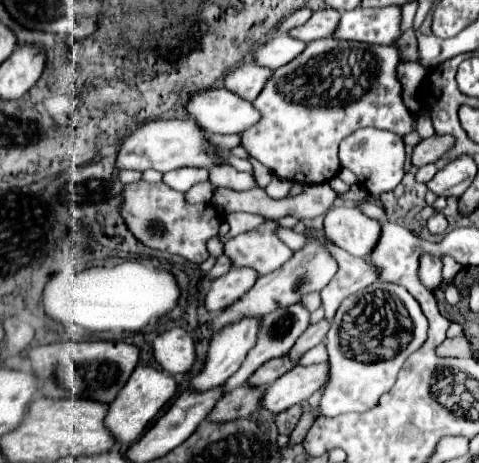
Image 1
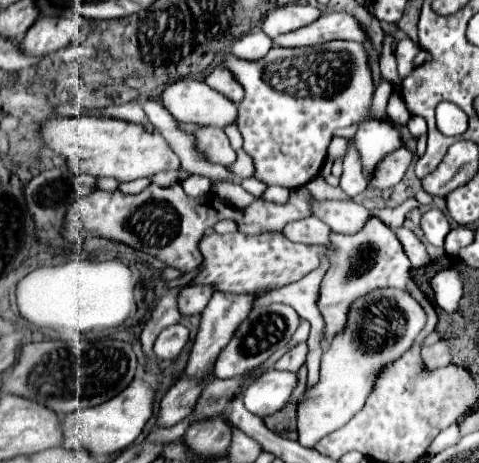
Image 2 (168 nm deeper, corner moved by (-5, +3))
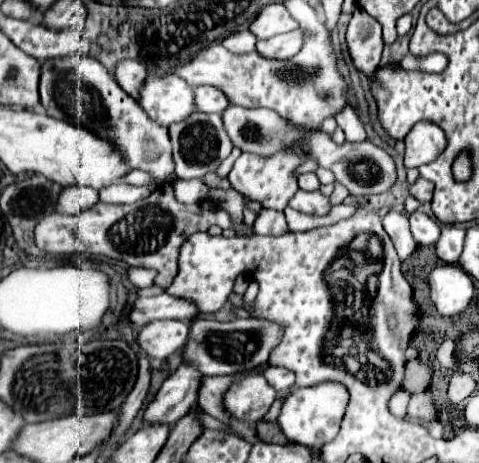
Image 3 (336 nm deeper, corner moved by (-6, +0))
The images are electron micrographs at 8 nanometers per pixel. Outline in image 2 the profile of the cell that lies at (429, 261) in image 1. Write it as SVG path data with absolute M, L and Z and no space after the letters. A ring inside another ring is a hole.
M398 227L398 229L394 229L394 233L396 233L398 241L402 243L404 253L408 255L412 267L416 267L416 269L418 269L418 267L426 267L426 265L432 261L432 259L428 257L428 253L426 253L424 243L422 243L410 229Z

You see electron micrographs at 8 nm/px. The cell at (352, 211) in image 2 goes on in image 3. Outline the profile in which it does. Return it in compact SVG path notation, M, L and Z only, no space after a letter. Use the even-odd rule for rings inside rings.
M299 190L295 198L291 198L289 206L303 214L313 214L313 216L327 216L333 208L331 200L321 192L305 192L305 190Z

